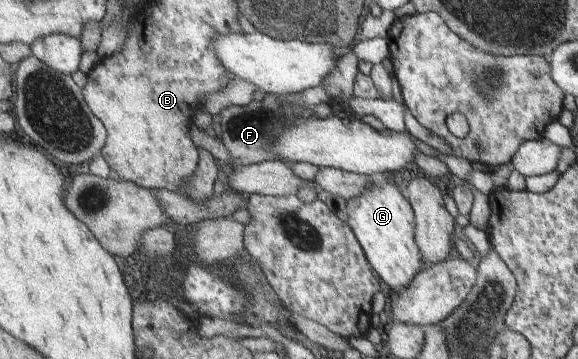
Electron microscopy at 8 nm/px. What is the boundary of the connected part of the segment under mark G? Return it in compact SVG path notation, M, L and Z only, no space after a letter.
M384 175L372 179L374 184L367 193L347 201L347 222L356 232L376 274L397 294L409 287L427 264L417 244L413 205L397 190L398 180Z

